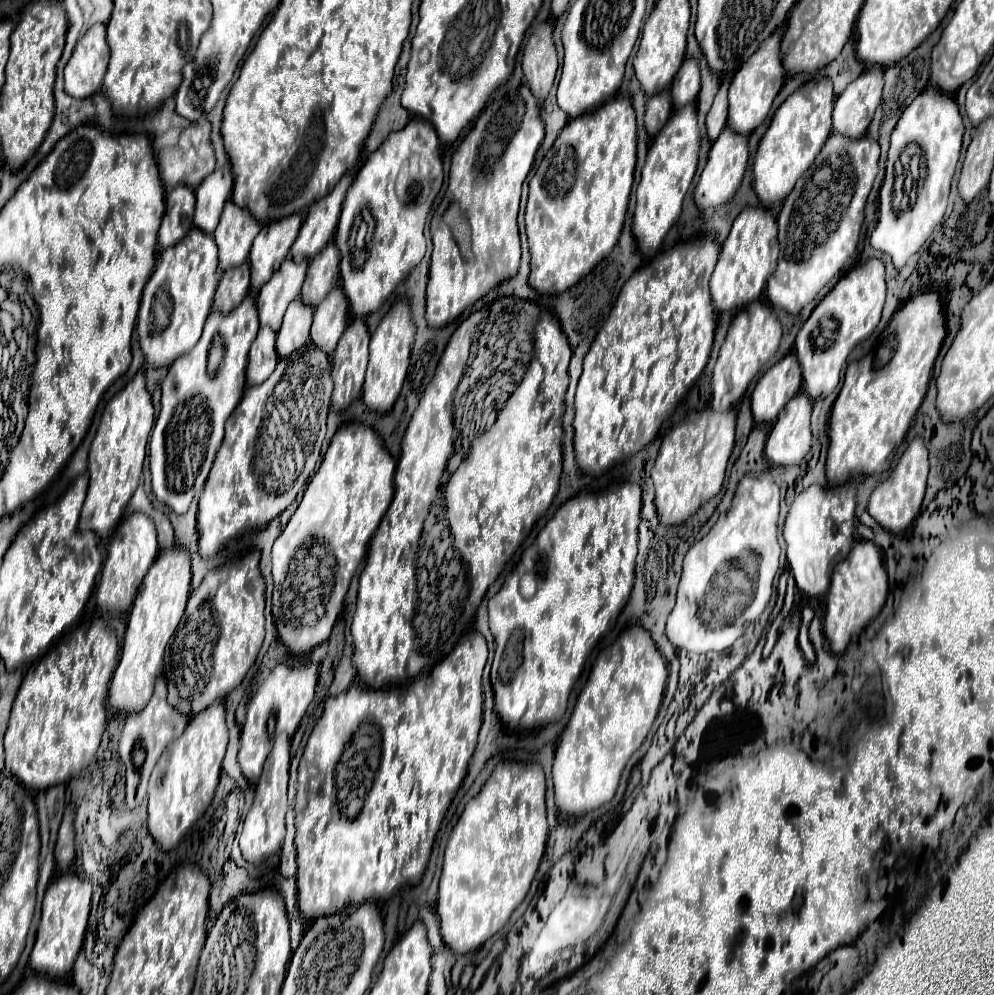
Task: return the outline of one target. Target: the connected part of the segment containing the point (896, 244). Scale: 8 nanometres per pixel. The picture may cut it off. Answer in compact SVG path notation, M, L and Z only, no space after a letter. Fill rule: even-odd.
M926 88L902 112L892 132L892 140L890 140L886 176L884 176L884 184L880 190L880 220L870 236L872 248L886 252L892 258L896 268L902 268L908 262L908 258L920 250L920 246L934 232L934 228L942 222L948 194L950 194L950 182L952 182L954 168L956 168L960 148L962 148L962 136L964 136L964 124L958 112L958 104L952 96L948 96L946 92L938 88ZM910 142L918 142L923 149L927 174L922 188L918 189L918 202L910 206L910 210L896 212L896 210L890 210L890 186L894 186L894 162L898 160L902 146Z

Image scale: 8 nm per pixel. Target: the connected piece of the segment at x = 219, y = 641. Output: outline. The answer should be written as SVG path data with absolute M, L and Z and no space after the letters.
M254 552L244 554L240 558L226 558L222 566L210 570L202 584L192 590L186 612L174 638L170 640L164 654L164 676L168 682L168 702L180 714L192 718L204 712L214 700L224 698L232 692L246 676L250 666L254 664L258 650L264 640L264 576L260 574L260 560L252 558Z

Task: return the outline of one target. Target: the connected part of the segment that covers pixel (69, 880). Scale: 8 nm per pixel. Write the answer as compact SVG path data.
M66 872L54 878L42 900L42 918L36 932L36 942L30 954L30 966L38 974L48 974L52 978L64 978L76 960L76 954L82 948L84 932L90 914L92 884L90 880L78 876L76 872Z

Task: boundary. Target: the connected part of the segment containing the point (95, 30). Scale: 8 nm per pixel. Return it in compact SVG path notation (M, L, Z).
M94 24L74 46L74 54L64 68L64 90L72 98L88 98L100 86L108 68L108 44L106 44L106 24Z

